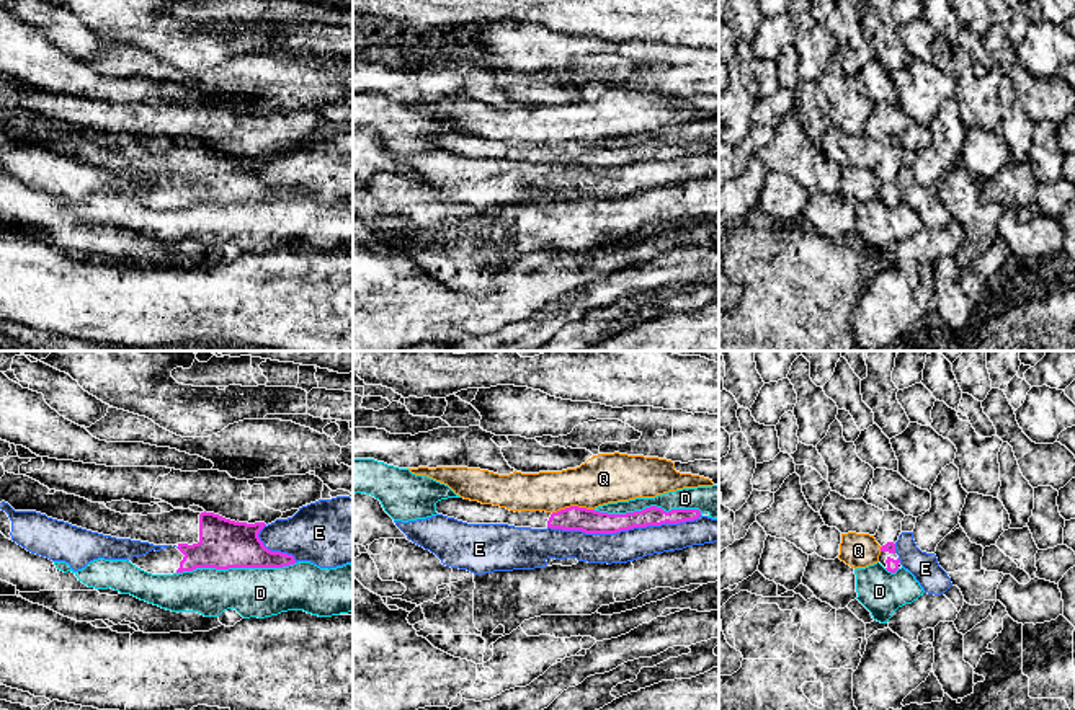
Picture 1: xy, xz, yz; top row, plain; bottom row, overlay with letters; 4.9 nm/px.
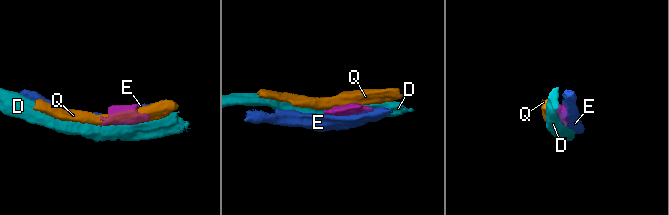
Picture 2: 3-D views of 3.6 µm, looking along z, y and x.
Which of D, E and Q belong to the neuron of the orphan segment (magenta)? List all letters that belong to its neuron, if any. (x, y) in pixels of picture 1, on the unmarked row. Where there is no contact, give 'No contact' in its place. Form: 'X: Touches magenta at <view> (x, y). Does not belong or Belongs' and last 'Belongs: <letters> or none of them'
D: Touches magenta at xy (236, 201). Does not belong
E: Touches magenta at xz (623, 164). Does not belong
Q: Touches magenta at xz (572, 141). Does not belong
Belongs: none of them

